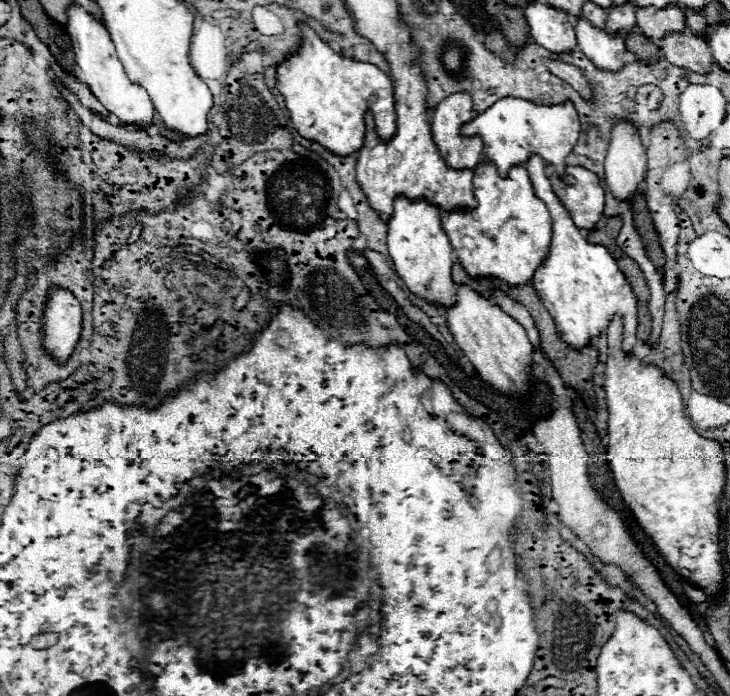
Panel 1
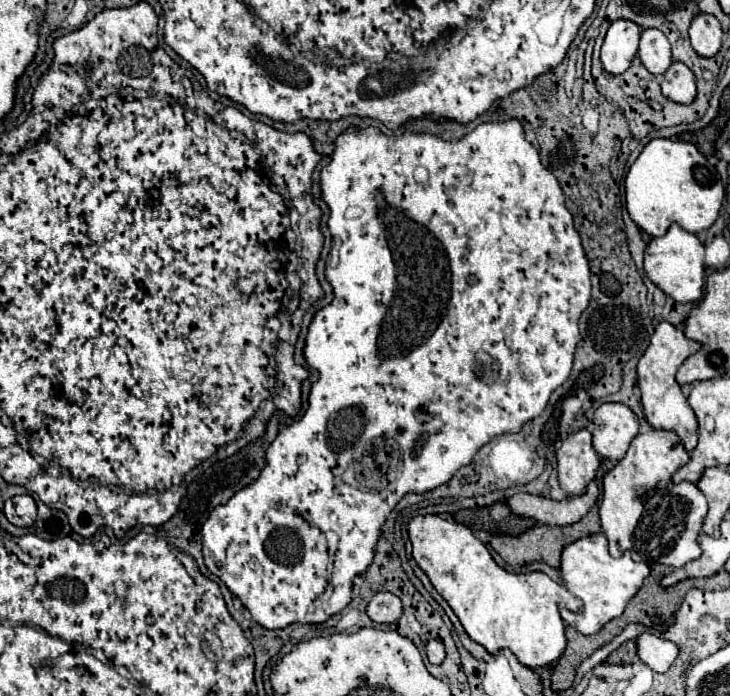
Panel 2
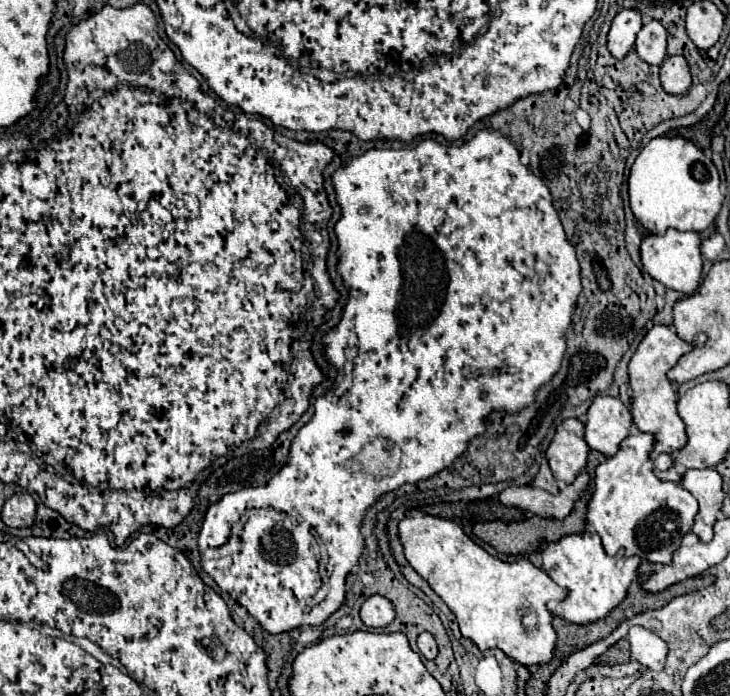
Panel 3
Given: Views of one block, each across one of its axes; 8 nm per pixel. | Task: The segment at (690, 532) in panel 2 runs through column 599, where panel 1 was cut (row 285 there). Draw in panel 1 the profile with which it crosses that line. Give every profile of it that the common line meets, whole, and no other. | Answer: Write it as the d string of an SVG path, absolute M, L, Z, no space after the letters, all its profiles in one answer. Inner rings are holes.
M480 160L480 164L474 168L474 196L478 206L472 210L452 210L442 218L444 232L450 238L450 244L466 268L466 272L474 278L498 278L504 284L526 284L532 280L534 270L540 266L542 258L548 252L550 236L552 236L552 224L550 214L544 206L544 202L534 194L532 180L524 166L512 166L506 176L500 176L496 166L490 160Z

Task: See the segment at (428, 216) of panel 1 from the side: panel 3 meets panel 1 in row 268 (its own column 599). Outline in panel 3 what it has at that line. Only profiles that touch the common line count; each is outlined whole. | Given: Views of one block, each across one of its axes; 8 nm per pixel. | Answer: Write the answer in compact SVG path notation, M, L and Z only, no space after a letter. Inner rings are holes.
M596 396L586 416L586 444L604 456L614 456L632 428L630 410L612 396Z

